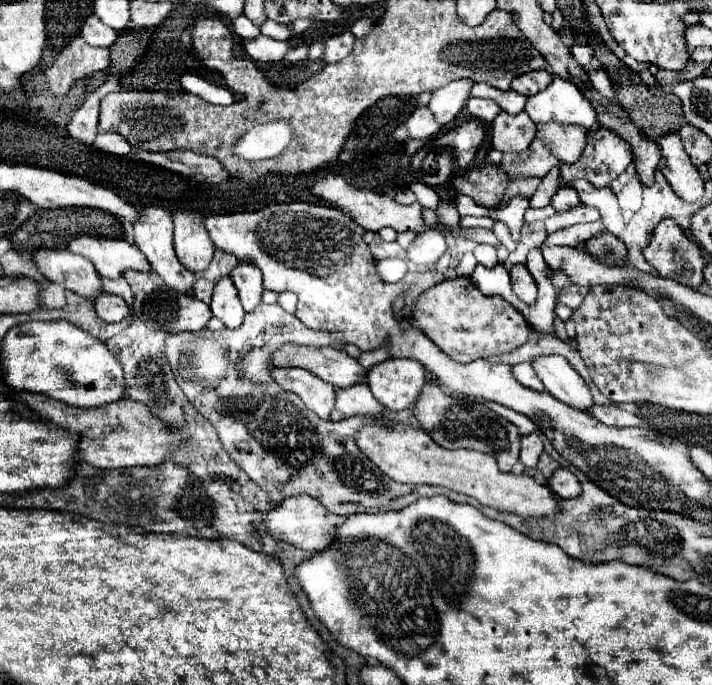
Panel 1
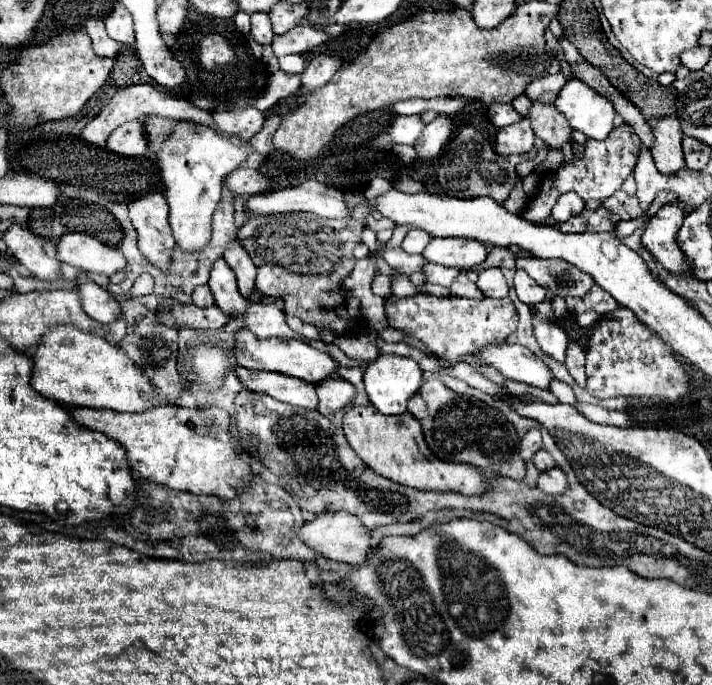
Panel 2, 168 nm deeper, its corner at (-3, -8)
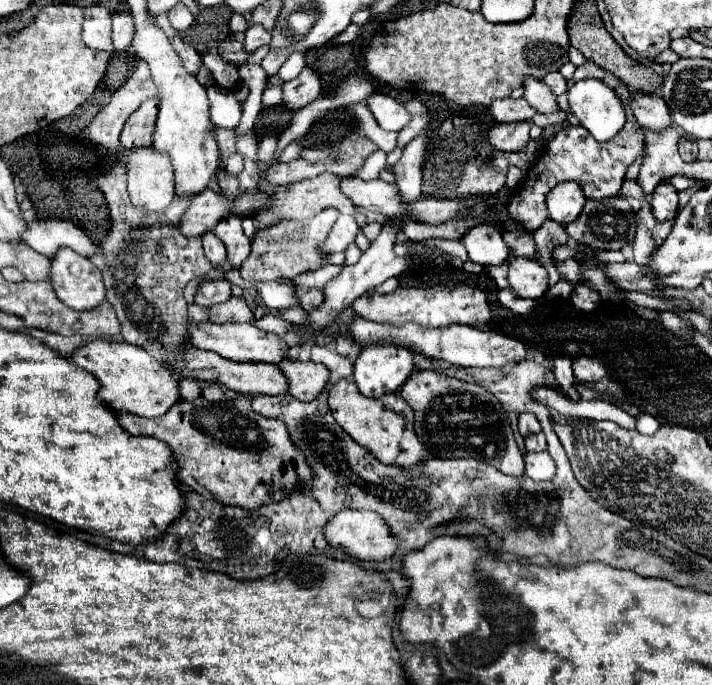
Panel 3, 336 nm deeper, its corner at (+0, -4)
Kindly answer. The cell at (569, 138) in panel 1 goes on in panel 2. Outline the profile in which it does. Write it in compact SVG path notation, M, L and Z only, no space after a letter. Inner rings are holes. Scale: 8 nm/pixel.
M532 102L528 118L532 120L536 136L542 138L550 148L562 148L568 142L568 134L572 134L568 120L556 110L554 104Z

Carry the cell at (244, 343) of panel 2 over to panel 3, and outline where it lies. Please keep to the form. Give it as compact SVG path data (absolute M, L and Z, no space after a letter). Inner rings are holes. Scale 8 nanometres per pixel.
M199 322L199 324L191 324L189 336L191 336L191 344L195 348L213 350L235 362L267 362L267 364L279 366L283 360L289 360L289 346L283 342L283 336L259 330L249 322L245 322L245 324Z

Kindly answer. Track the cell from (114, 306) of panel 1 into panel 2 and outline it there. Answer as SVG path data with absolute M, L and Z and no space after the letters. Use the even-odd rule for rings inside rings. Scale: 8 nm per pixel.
M78 274L76 280L82 310L102 324L114 322L118 318L118 300L104 288L100 288L94 280L90 280L86 274Z

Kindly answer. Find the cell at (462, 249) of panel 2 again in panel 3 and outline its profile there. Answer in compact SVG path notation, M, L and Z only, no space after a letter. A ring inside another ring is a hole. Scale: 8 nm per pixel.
M477 224L475 228L469 228L467 236L463 236L459 242L467 248L469 260L481 266L501 264L509 258L509 246L503 242L501 232L489 224Z

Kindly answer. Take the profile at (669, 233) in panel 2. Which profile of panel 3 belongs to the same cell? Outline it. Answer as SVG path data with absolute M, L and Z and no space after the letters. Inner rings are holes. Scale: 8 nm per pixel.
M659 184L651 194L651 212L657 222L667 222L677 216L677 190L669 184Z

